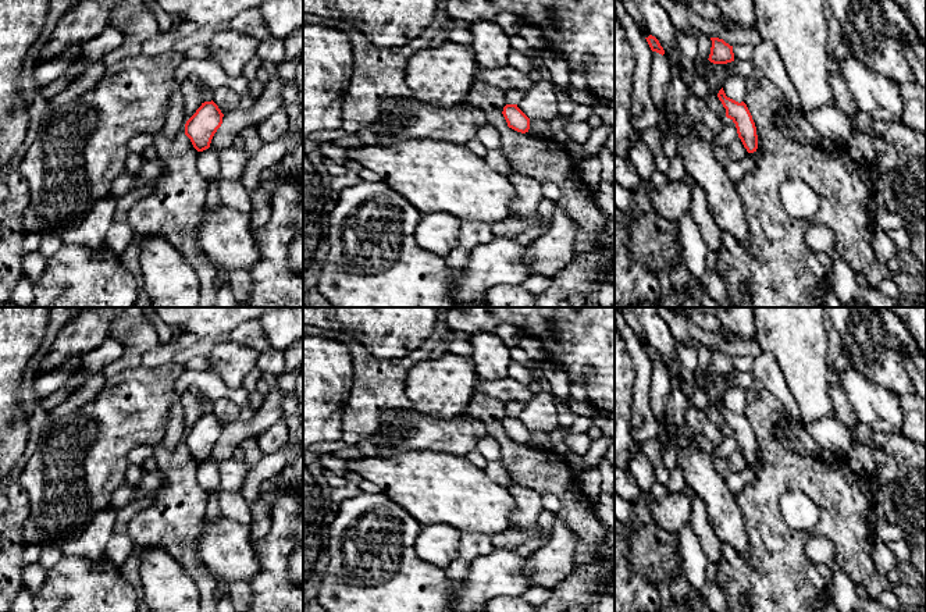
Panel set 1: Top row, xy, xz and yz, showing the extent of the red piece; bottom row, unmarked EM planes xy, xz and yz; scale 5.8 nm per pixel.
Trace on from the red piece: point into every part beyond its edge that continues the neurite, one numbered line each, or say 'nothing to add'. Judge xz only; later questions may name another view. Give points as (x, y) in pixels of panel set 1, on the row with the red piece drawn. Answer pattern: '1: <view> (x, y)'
nothing to add

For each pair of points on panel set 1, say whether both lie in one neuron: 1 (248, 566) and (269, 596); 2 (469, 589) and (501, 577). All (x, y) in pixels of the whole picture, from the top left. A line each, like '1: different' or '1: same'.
1: different
2: same

